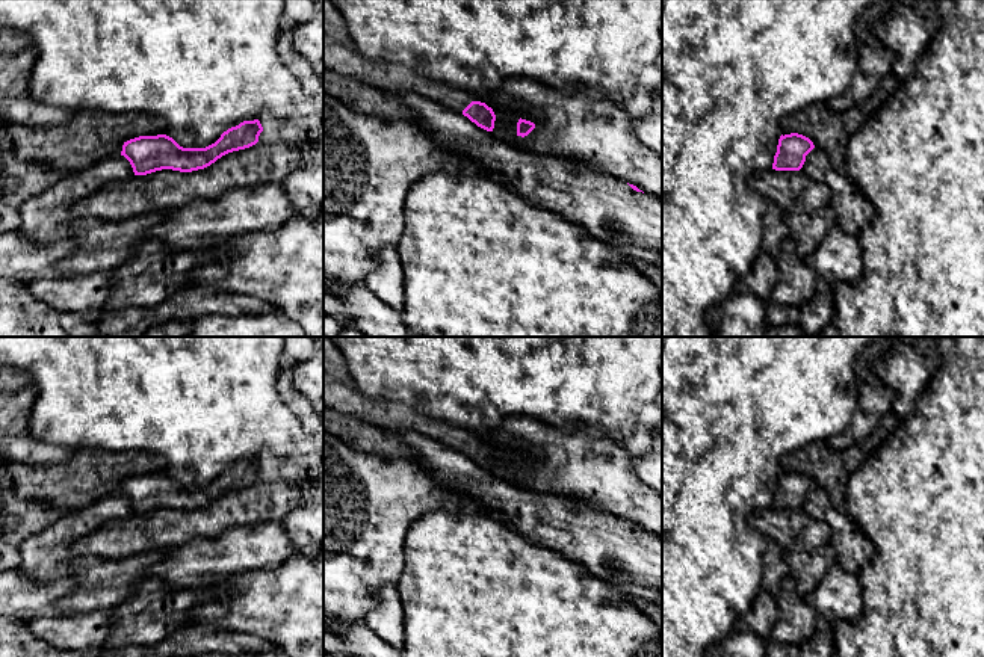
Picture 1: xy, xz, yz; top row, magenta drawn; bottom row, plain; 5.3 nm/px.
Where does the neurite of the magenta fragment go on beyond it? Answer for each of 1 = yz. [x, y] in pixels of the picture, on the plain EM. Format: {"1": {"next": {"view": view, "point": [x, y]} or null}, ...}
{"1": {"next": null}}

